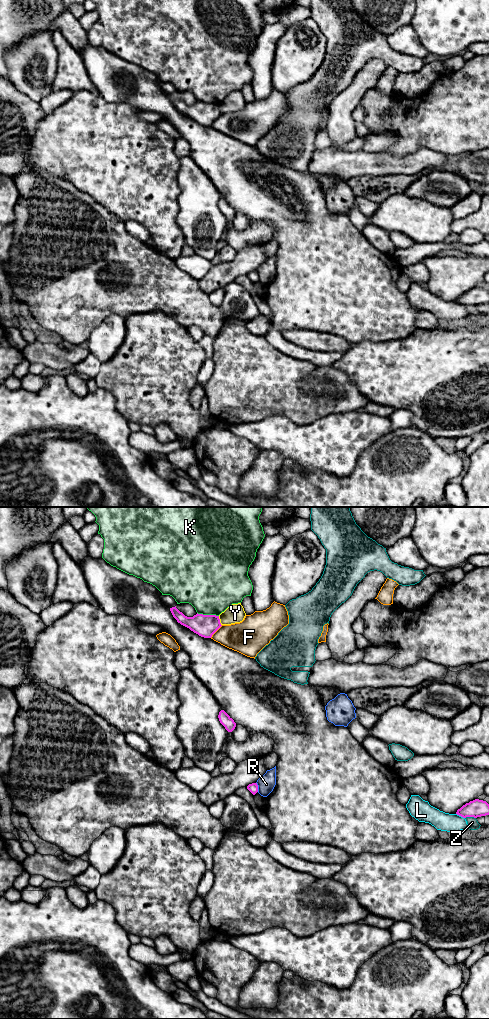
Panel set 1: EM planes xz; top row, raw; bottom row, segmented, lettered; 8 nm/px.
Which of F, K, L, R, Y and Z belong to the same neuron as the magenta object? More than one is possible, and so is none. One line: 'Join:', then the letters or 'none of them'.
Join: none of them

